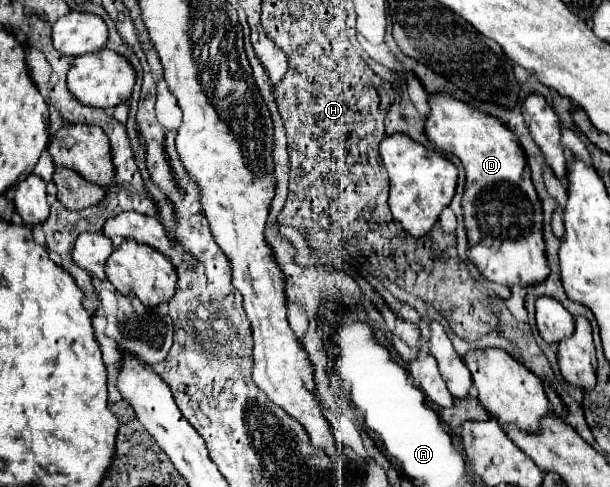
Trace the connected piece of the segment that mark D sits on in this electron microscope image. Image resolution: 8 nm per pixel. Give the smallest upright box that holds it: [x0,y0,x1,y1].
[427,94,549,286]

